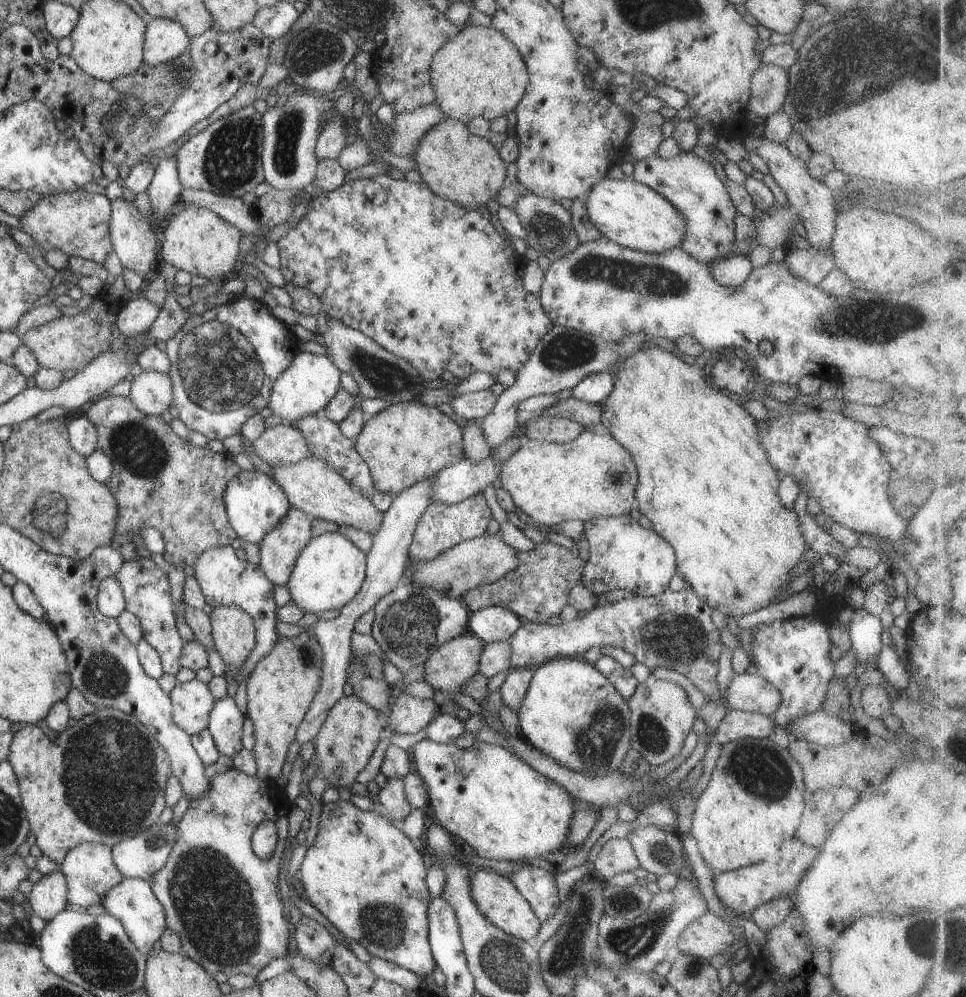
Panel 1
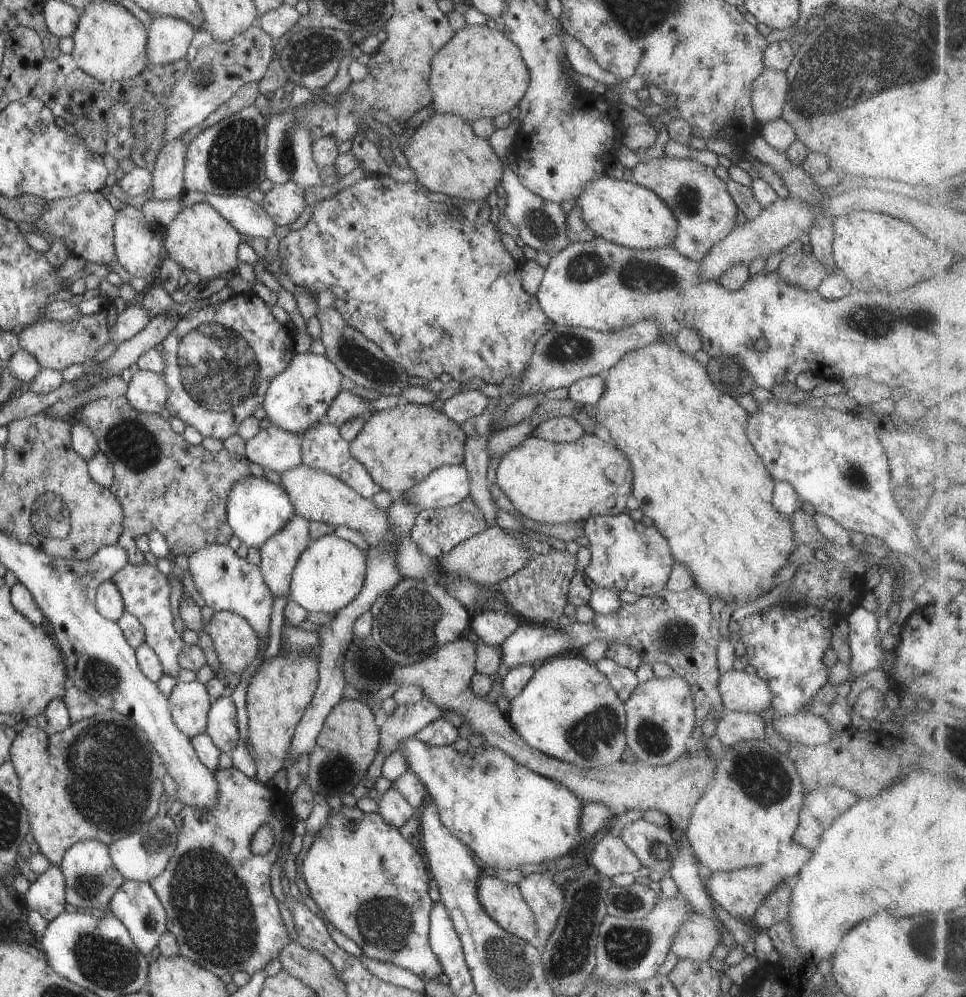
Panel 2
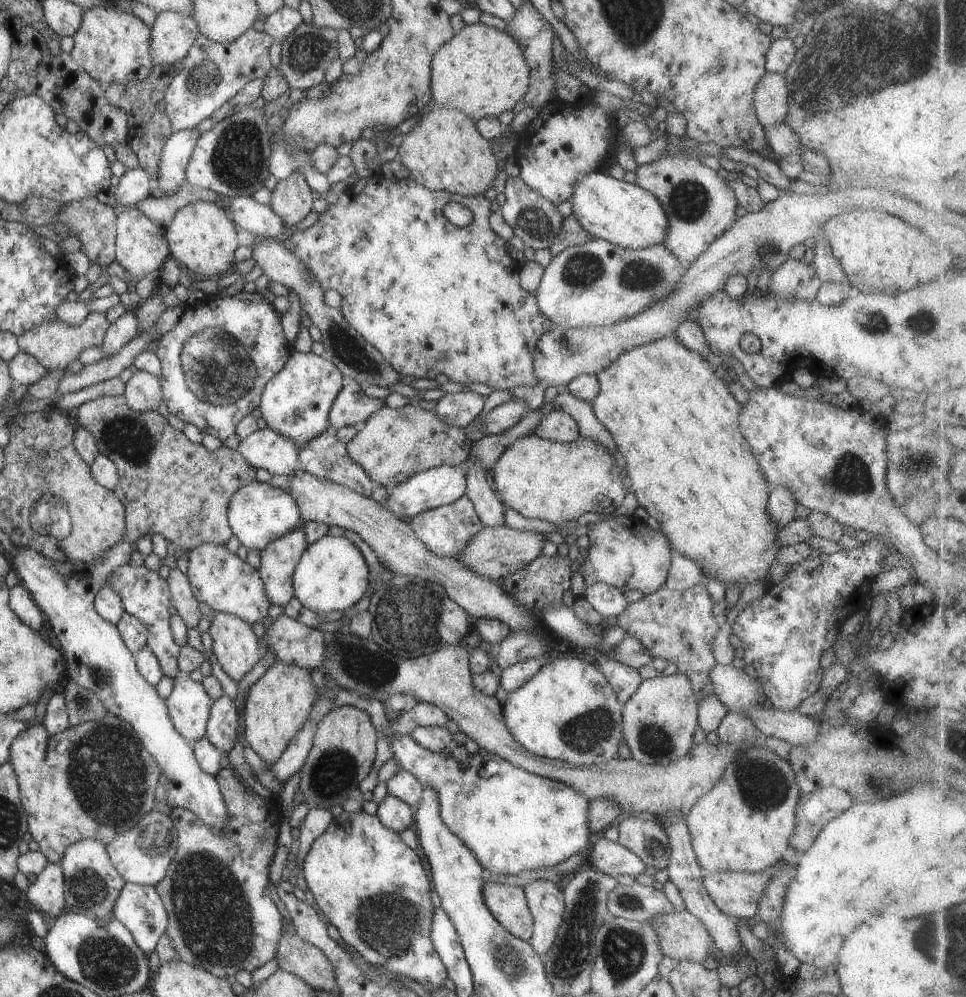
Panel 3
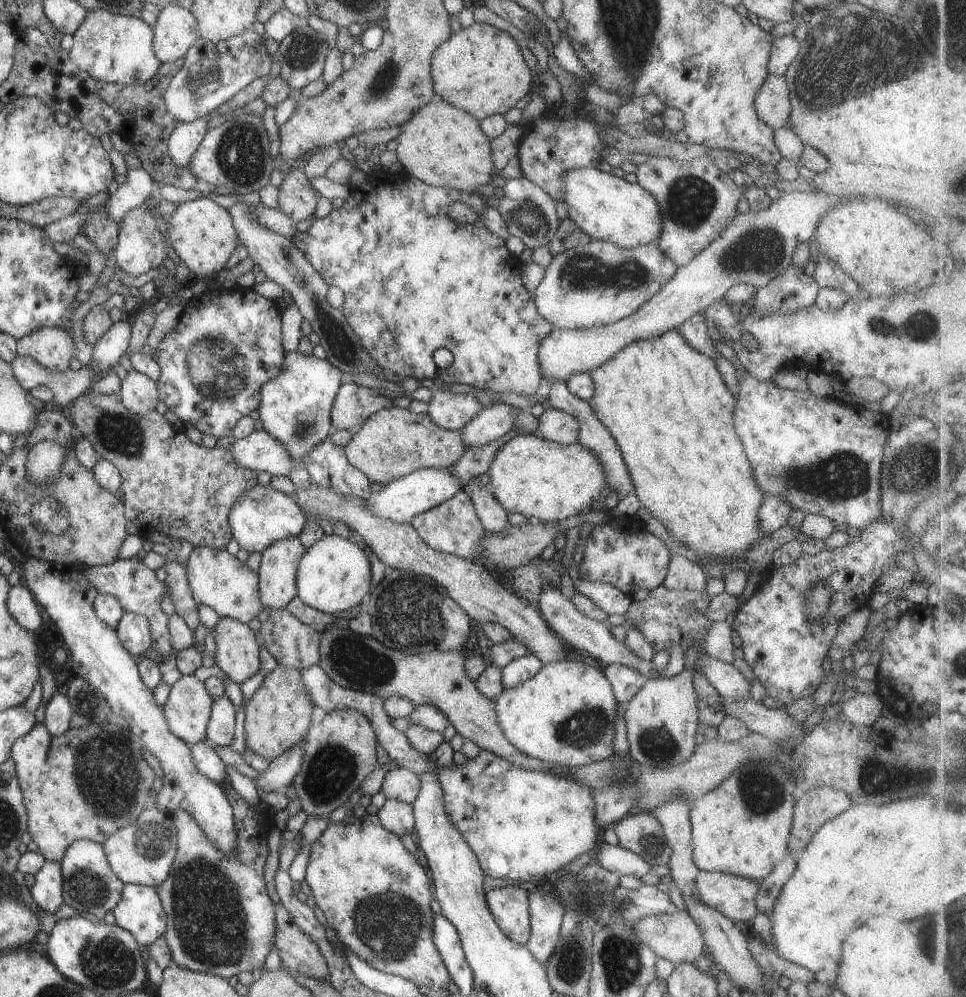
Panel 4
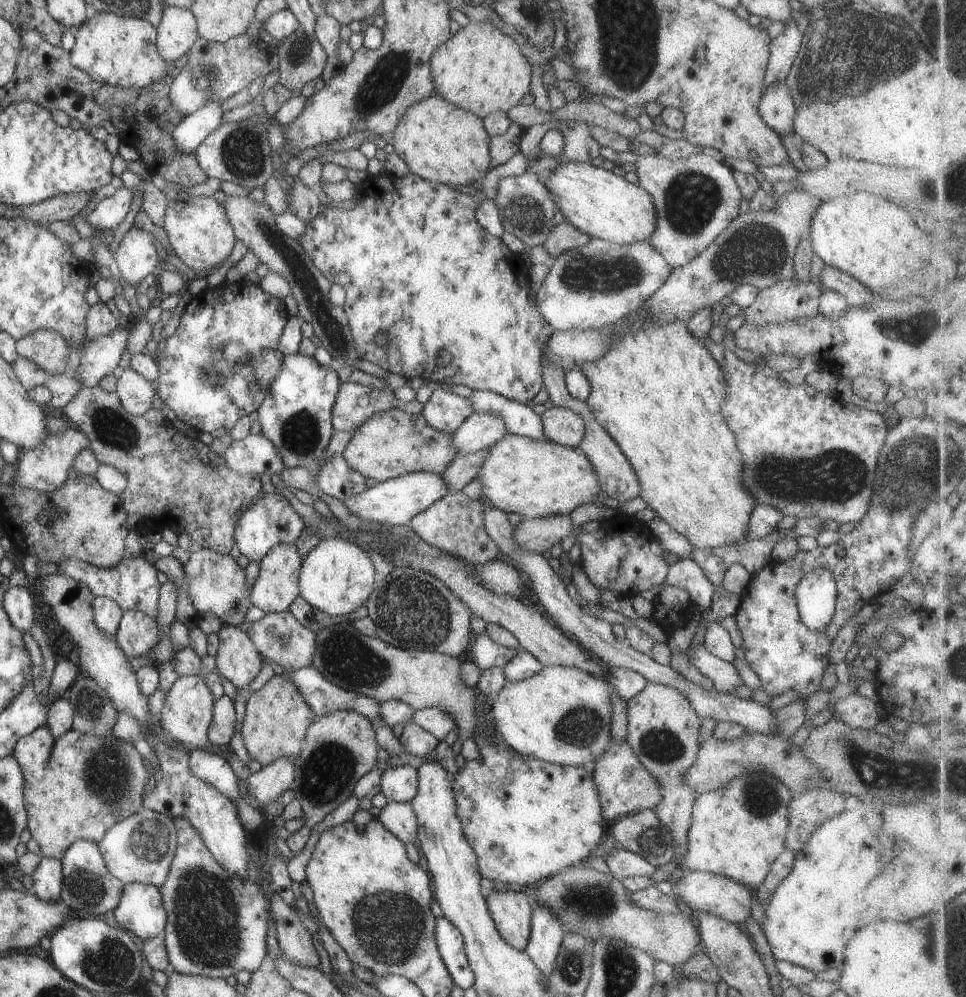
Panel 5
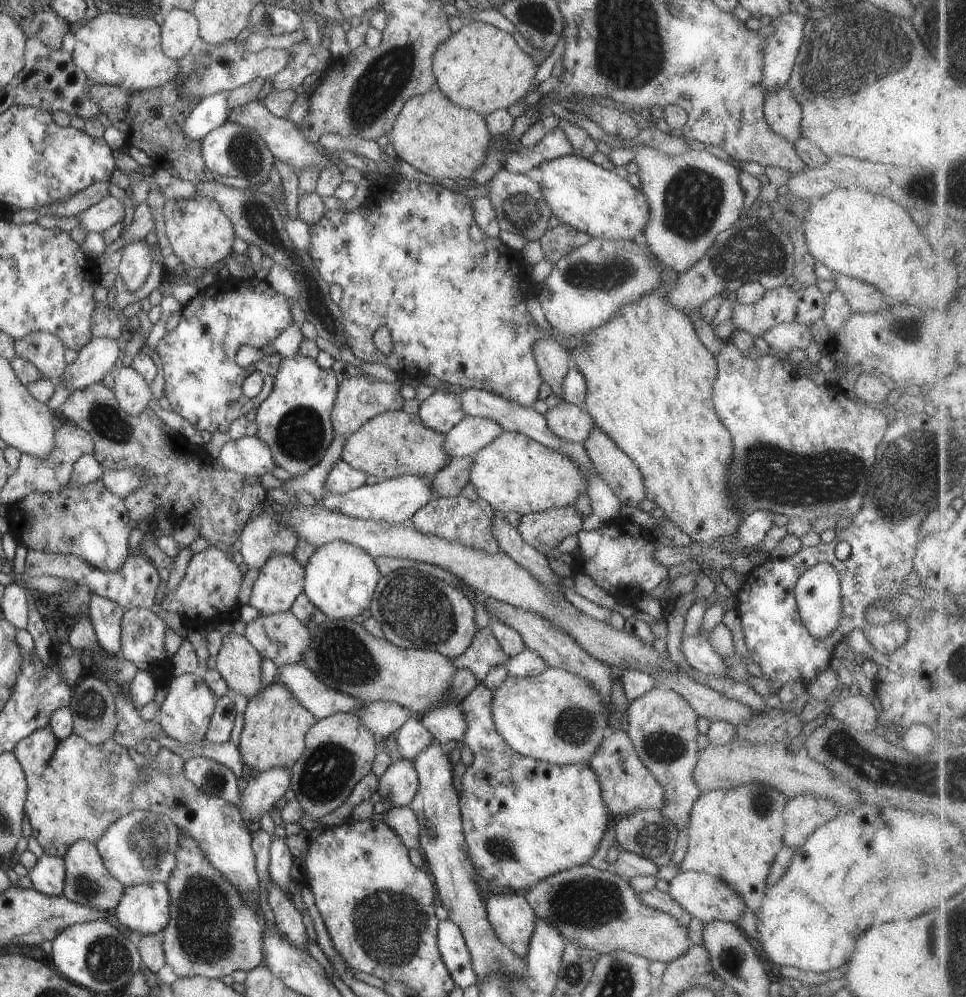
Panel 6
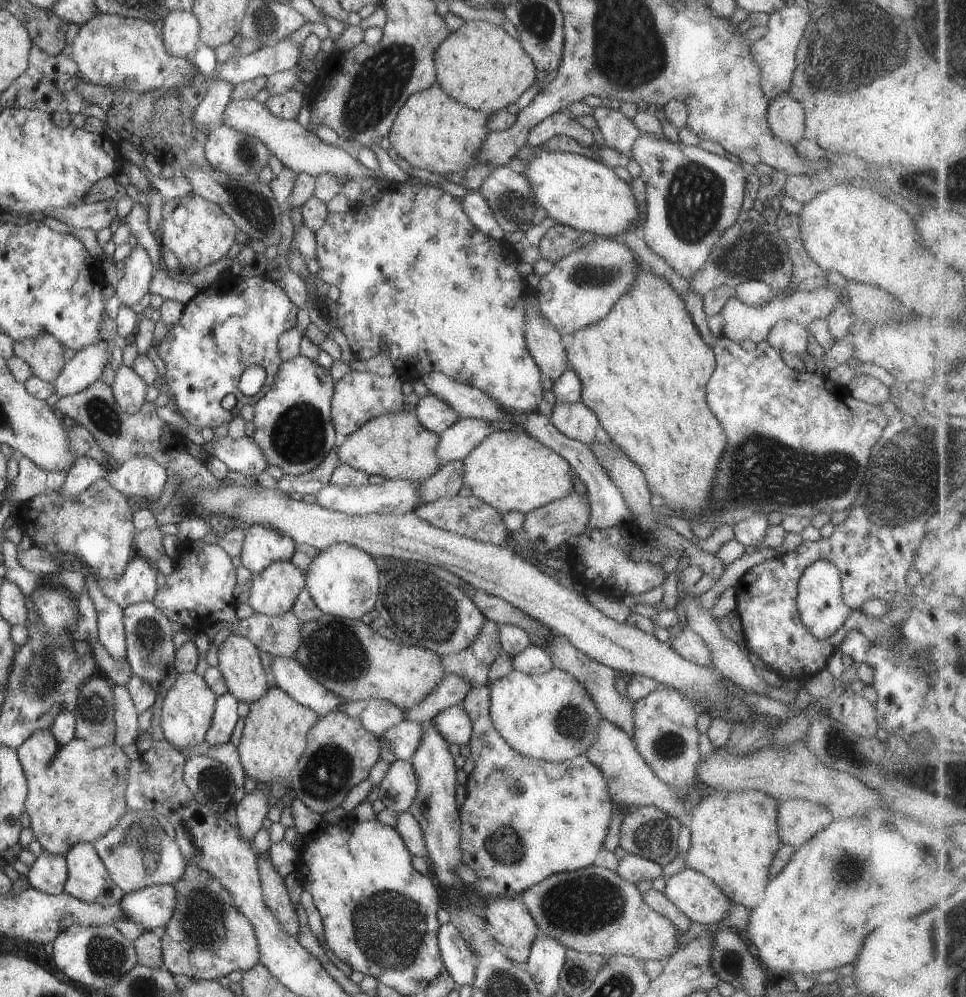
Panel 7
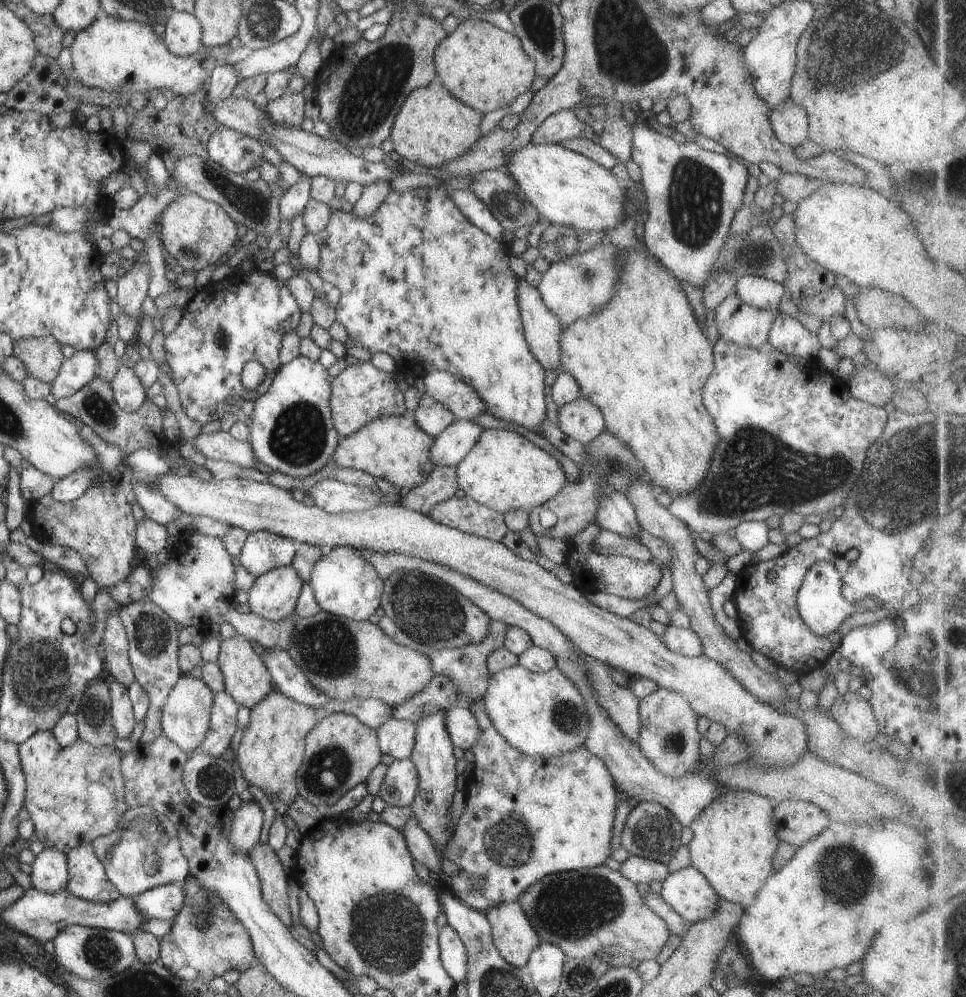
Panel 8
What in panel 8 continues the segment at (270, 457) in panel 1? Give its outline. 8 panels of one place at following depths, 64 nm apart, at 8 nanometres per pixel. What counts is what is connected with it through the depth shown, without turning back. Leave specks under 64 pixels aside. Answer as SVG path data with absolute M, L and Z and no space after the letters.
M213 432L213 434L199 433L194 440L197 452L211 460L223 460L235 463L244 468L255 468L257 462L255 454L248 440L235 440L227 432Z

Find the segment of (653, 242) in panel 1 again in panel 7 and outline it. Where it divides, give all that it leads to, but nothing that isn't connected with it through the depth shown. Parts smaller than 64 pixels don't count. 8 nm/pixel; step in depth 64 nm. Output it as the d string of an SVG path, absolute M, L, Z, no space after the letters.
M539 152L531 154L518 171L533 190L535 202L558 224L610 238L637 226L639 210L629 183L599 161L573 153Z

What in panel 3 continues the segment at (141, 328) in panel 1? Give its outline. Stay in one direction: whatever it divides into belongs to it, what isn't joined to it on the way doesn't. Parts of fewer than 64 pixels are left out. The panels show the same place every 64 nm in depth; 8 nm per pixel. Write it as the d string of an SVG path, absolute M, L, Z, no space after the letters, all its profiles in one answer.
M127 308L126 312L119 316L115 322L107 327L105 338L101 342L102 358L105 356L113 356L115 352L119 352L123 348L123 344L131 340L137 334L137 318L135 318L135 309Z

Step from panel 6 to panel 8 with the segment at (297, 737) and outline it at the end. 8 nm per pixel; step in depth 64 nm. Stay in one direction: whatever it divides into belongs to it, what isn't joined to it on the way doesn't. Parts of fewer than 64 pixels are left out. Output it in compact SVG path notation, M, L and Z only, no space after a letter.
M271 690L257 704L253 704L249 724L236 750L239 770L248 786L257 786L265 796L273 796L289 805L297 796L295 772L303 760L305 737L321 718L313 707L295 702L279 691Z

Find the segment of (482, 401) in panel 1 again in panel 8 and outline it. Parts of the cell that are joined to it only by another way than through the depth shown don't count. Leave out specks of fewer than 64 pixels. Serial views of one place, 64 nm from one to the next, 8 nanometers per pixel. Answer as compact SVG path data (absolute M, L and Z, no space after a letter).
M425 393L420 396L415 410L410 413L415 424L431 437L437 436L443 428L454 421L454 416L443 408L436 400L429 398Z

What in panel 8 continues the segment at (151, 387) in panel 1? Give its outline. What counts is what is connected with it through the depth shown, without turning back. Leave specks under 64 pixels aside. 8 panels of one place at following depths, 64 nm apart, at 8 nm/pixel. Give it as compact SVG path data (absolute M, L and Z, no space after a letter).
M121 364L110 385L112 398L123 412L135 412L146 400L146 389L141 386L141 382L135 376L132 367Z

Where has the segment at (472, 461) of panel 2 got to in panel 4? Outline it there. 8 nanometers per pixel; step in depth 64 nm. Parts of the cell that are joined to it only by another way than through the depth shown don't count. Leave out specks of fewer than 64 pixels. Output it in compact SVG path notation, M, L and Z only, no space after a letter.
M477 477L469 480L462 489L471 499L477 518L486 532L497 534L507 528L507 524L509 524L508 512L491 496L487 486L483 486Z

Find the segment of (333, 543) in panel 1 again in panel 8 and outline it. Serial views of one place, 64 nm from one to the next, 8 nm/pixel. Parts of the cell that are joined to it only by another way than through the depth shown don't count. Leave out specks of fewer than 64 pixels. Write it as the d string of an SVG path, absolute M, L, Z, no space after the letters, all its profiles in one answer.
M335 546L326 550L313 564L307 582L320 610L355 621L365 621L379 606L383 581L375 568L361 556L361 552L349 546Z

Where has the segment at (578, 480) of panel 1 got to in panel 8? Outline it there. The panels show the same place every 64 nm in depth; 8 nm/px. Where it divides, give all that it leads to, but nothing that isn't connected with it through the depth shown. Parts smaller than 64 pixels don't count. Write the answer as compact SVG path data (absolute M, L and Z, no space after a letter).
M499 428L483 429L471 450L455 465L455 476L465 497L502 515L508 510L529 512L553 498L567 482L561 464L552 455L521 434Z

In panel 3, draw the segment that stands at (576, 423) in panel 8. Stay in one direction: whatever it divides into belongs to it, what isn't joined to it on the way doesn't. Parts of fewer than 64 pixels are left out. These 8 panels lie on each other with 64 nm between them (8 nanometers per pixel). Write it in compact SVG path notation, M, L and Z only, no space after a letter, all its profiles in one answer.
M551 410L539 420L539 424L533 429L533 434L548 441L567 444L579 436L579 428L566 412Z

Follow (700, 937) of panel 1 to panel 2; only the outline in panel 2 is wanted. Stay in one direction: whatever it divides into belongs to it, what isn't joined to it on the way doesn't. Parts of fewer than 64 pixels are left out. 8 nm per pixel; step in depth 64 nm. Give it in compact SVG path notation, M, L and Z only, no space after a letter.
M691 913L681 922L675 935L672 937L671 944L668 947L668 954L674 955L677 960L690 959L697 963L705 963L710 957L715 945L720 941L718 928L721 925L715 925L706 917Z

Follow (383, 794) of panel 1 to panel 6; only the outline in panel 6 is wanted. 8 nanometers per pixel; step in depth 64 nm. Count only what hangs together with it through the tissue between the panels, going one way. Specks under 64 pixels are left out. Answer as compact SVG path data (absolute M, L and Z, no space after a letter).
M395 806L385 808L381 814L382 821L399 835L405 848L417 850L419 848L419 825L415 814L409 806Z

